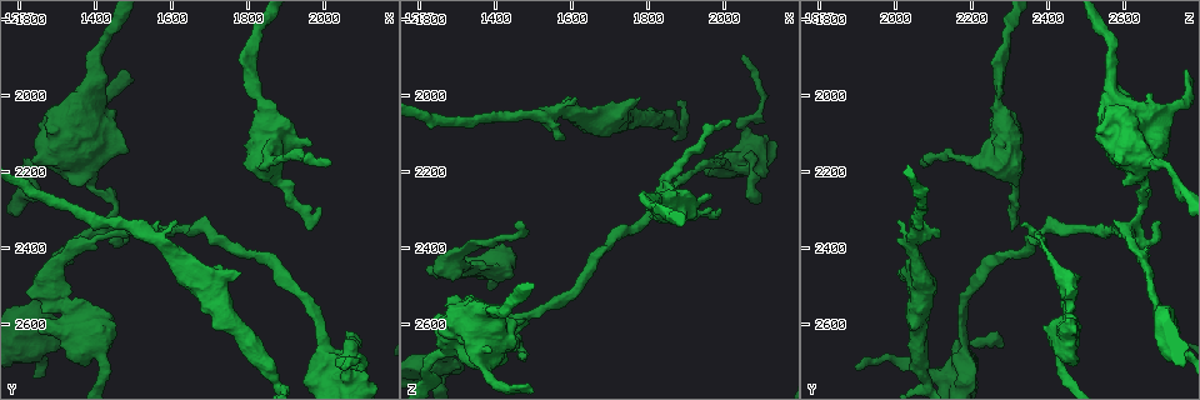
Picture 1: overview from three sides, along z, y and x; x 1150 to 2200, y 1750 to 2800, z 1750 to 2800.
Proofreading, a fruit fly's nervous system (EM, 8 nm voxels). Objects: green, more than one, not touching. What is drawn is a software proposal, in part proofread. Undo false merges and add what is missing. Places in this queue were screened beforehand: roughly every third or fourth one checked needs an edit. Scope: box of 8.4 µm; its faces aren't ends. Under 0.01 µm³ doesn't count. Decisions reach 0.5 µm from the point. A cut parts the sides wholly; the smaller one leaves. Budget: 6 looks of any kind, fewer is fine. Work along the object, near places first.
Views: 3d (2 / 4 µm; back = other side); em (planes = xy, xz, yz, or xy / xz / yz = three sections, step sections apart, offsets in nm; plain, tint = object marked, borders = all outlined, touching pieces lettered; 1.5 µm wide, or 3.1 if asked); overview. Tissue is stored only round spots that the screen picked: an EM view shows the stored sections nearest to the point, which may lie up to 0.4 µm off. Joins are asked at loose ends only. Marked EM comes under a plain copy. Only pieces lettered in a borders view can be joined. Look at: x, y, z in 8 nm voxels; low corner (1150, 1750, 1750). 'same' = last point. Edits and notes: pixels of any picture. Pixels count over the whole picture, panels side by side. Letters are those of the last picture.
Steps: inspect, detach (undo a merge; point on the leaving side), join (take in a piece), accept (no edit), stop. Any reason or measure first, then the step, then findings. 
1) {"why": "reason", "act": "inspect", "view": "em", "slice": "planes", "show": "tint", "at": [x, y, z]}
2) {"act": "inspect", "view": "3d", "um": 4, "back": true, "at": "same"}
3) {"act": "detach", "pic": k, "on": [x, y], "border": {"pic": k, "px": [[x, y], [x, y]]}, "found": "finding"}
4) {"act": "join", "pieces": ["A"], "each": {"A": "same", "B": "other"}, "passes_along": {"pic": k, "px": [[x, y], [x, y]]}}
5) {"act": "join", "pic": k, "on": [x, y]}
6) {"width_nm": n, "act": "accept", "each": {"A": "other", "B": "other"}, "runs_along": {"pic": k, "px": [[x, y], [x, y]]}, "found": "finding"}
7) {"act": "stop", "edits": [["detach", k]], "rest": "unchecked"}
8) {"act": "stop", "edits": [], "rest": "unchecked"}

{"why": "abrupt turn", "act": "inspect", "view": "3d", "um": 4, "at": [1955, 2315, 2310]}

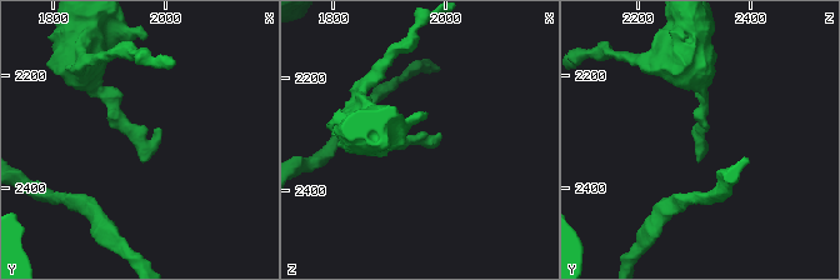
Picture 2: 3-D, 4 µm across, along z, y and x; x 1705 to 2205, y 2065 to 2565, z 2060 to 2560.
{"act": "inspect", "view": "em", "slice": "planes", "show": "tint", "at": [1960, 2315, 2315]}

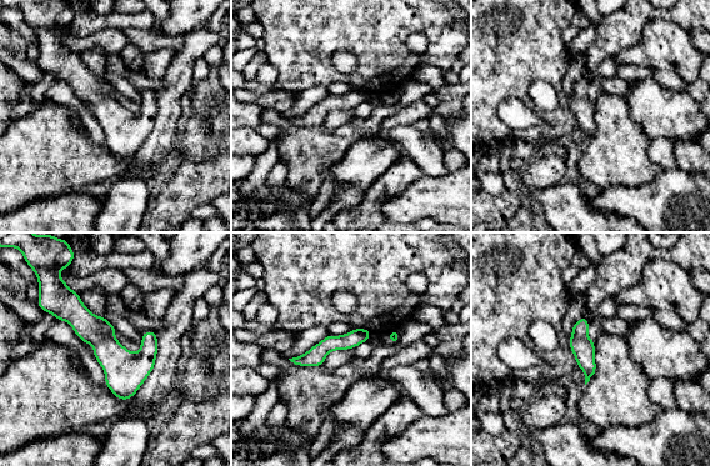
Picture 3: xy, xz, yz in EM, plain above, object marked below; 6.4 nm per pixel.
{"act": "inspect", "view": "em", "slice": "planes", "show": "borders", "at": "same"}

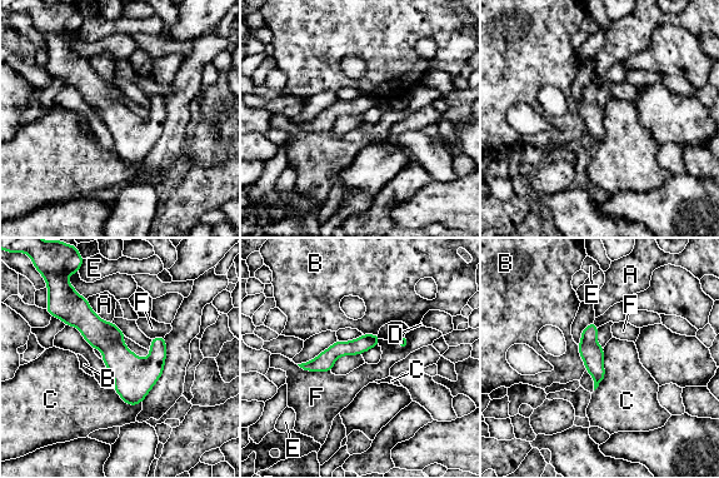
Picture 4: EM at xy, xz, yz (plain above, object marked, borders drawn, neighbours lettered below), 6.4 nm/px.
{"act": "accept", "each": {"A": "other", "B": "other", "C": "other", "D": "other", "E": "other", "F": "other"}, "border": {"pic": 4, "px": [[604, 348], [604, 379], [594, 391]]}, "found": "all the same neuron"}

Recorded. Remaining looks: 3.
{"why": "free end", "act": "inspect", "view": "em", "slice": "yz", "step": 4, "show": "tint", "at": [2020, 2185, 2065]}

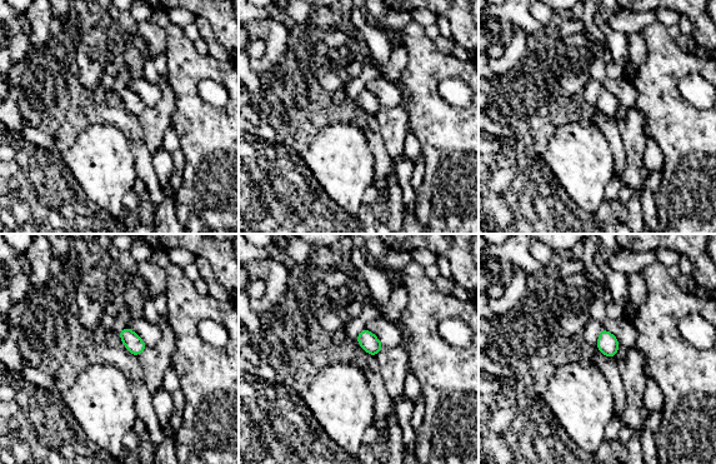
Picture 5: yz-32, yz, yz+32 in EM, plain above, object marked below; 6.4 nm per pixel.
{"why": "cut it another way", "act": "inspect", "view": "em", "slice": "planes", "show": "borders", "at": "same"}

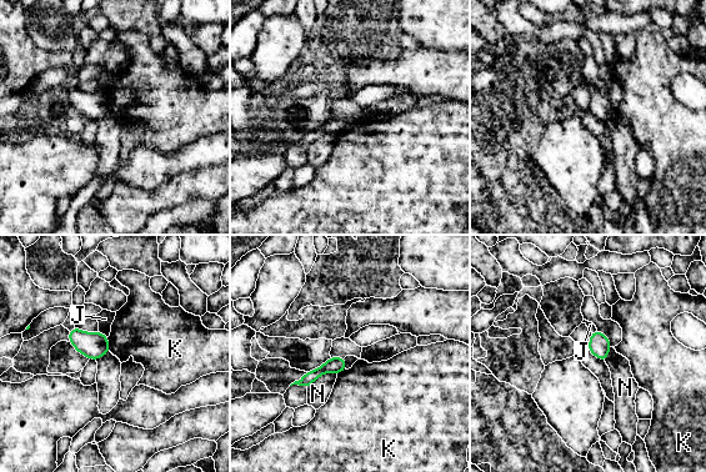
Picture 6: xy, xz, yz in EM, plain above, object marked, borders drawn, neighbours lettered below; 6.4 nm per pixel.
{"act": "accept", "each": {"J": "other", "K": "other", "N": "other"}, "runs_along": {"pic": 6, "px": [[341, 360], [301, 382]]}, "found": "none of them fits"}

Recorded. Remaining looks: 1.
{"act": "stop", "edits": [], "rest": "unchecked"}

